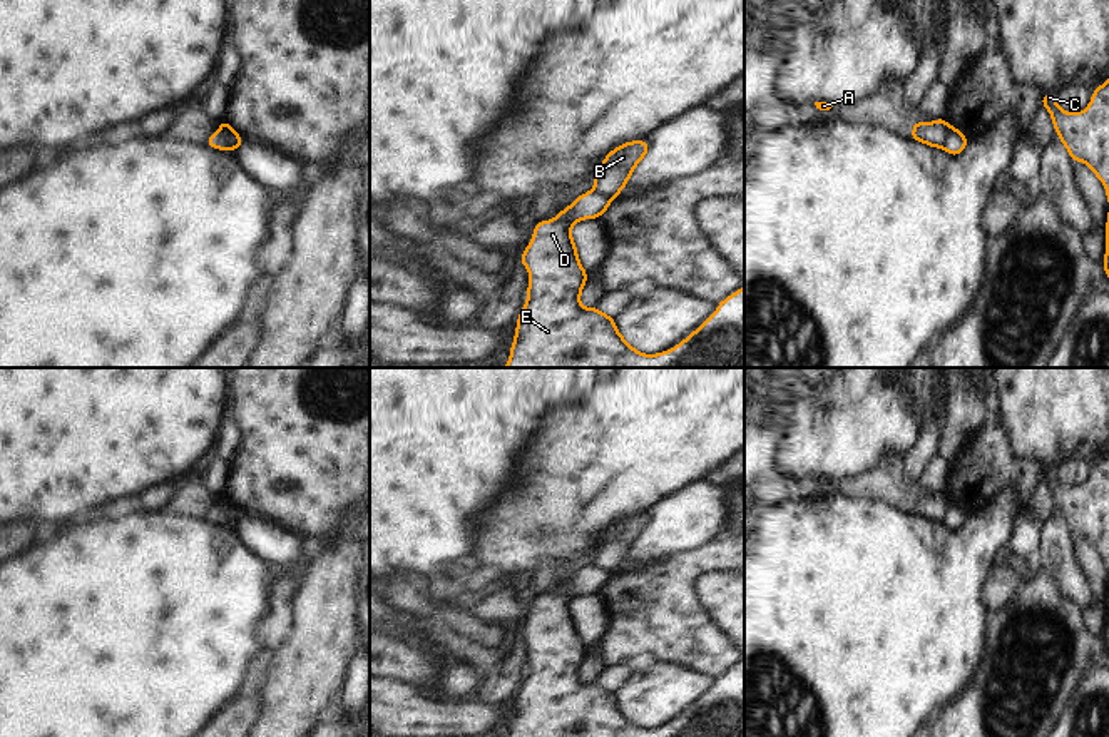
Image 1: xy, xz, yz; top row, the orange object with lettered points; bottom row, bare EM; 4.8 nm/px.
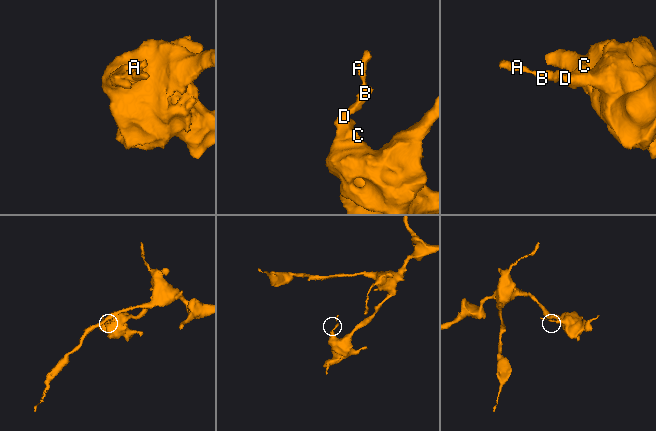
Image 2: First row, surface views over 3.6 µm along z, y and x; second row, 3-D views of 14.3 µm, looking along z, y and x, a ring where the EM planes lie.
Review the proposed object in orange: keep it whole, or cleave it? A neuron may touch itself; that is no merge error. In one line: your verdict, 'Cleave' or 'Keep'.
Cleave.

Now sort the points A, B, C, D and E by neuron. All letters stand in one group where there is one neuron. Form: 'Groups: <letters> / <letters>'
Groups: A B / C D E.

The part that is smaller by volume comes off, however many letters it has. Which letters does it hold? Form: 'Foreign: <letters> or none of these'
Foreign: A, B.

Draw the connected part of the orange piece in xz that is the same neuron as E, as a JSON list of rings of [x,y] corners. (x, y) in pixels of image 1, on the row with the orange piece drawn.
[[[589,191],[552,221],[535,222],[534,236],[520,254],[530,274],[527,302],[519,311],[510,359],[503,368],[744,368],[744,286],[718,302],[718,309],[684,341],[659,354],[639,353],[617,331],[614,318],[580,306],[587,272],[570,232],[577,221],[600,217],[611,202]]]

